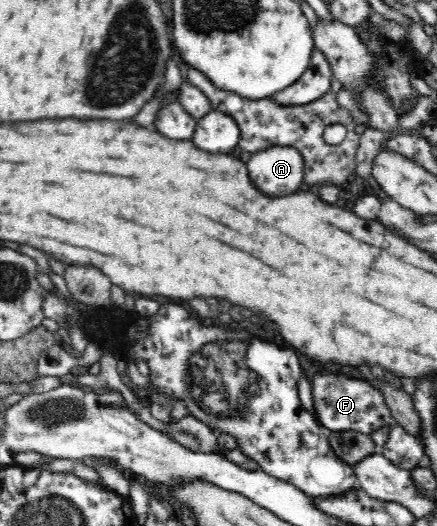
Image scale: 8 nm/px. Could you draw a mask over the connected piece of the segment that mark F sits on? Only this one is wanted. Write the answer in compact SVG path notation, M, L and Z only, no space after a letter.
M320 370L313 376L311 385L316 419L329 432L357 431L371 435L380 427L391 425L394 421L385 396L369 381Z

